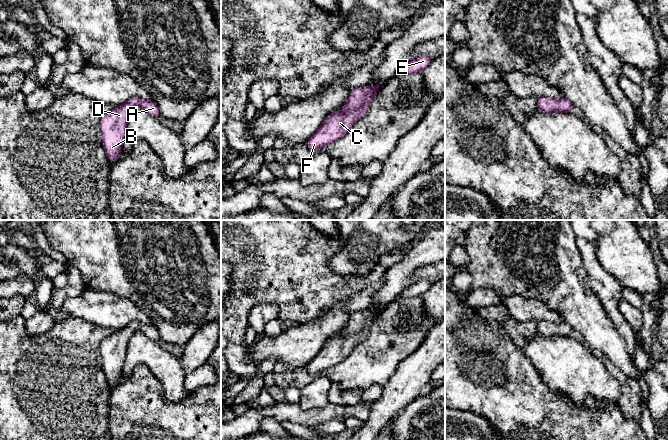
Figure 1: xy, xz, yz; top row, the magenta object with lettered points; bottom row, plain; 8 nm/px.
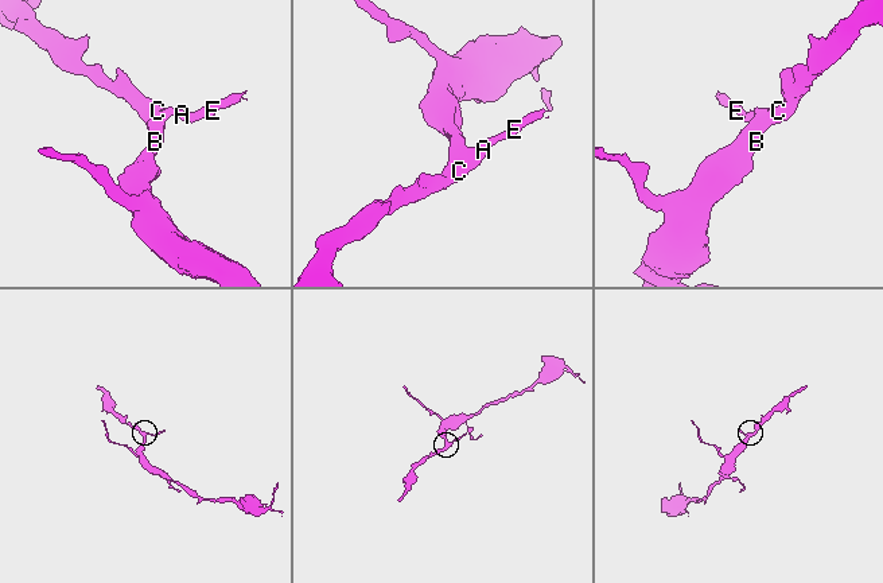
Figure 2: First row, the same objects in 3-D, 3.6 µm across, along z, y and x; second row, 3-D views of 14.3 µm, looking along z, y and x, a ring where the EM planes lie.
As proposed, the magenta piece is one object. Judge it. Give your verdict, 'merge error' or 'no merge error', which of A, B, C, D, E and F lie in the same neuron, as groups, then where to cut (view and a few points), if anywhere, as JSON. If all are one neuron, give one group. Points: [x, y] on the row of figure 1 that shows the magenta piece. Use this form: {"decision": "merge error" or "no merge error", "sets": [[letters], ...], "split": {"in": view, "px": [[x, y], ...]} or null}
{"decision": "no merge error", "sets": [["A", "B", "C", "D", "E", "F"]], "split": null}

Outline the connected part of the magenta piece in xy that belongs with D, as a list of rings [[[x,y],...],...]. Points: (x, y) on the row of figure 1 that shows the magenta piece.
[[[132,97],[124,104],[104,114],[100,120],[102,144],[111,164],[121,156],[128,117],[137,106],[142,107],[152,117],[160,116],[158,105],[154,101]]]

